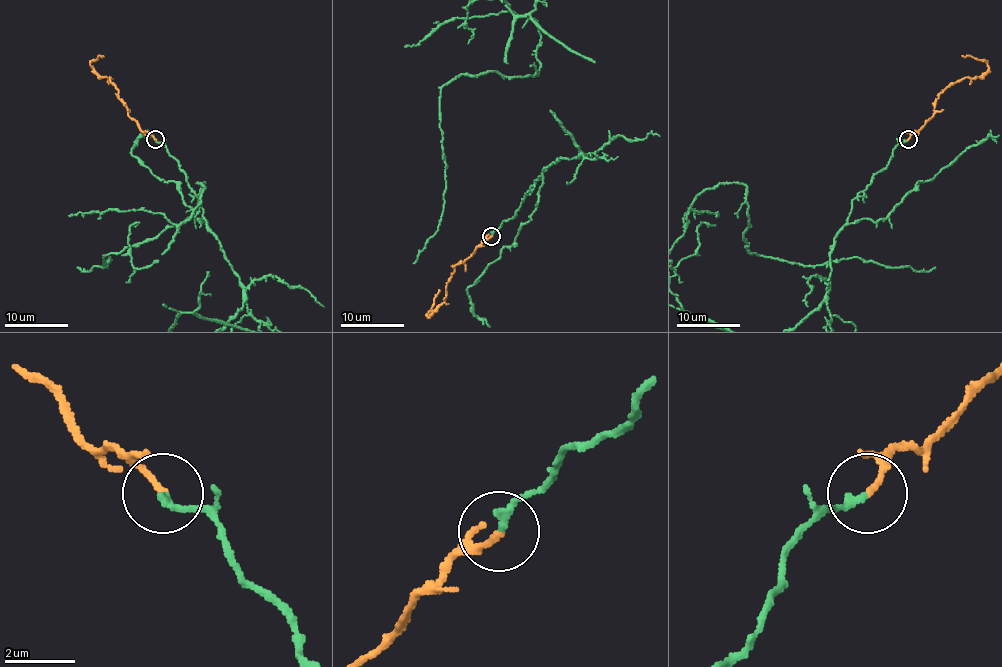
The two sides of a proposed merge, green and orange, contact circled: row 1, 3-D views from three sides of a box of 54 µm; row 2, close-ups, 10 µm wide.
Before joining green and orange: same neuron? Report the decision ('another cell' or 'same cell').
same cell

